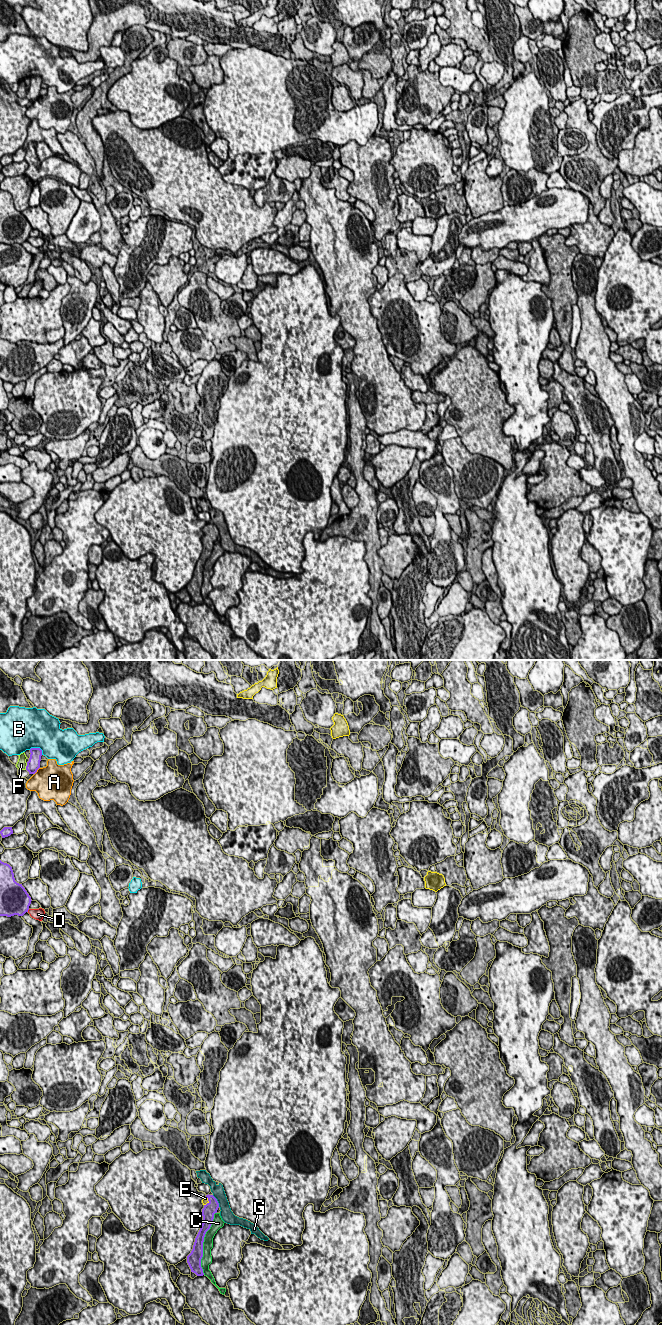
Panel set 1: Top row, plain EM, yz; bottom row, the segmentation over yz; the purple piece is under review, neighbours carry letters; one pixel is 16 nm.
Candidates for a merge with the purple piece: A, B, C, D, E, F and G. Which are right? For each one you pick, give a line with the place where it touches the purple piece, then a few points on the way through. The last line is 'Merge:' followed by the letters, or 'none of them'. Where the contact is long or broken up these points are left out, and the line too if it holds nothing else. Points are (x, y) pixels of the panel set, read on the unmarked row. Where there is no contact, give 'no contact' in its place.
E: contact yz (208, 528); way yz (210, 537), (208, 528), (205, 528)
Merge: E

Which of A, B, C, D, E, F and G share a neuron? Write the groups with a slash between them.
A / B / C / D / E / F / G

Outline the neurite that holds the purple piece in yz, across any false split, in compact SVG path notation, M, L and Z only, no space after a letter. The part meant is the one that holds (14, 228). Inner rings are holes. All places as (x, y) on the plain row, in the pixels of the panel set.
M0 188L0 244L23 244L31 229L22 212L15 209L12 195Z

